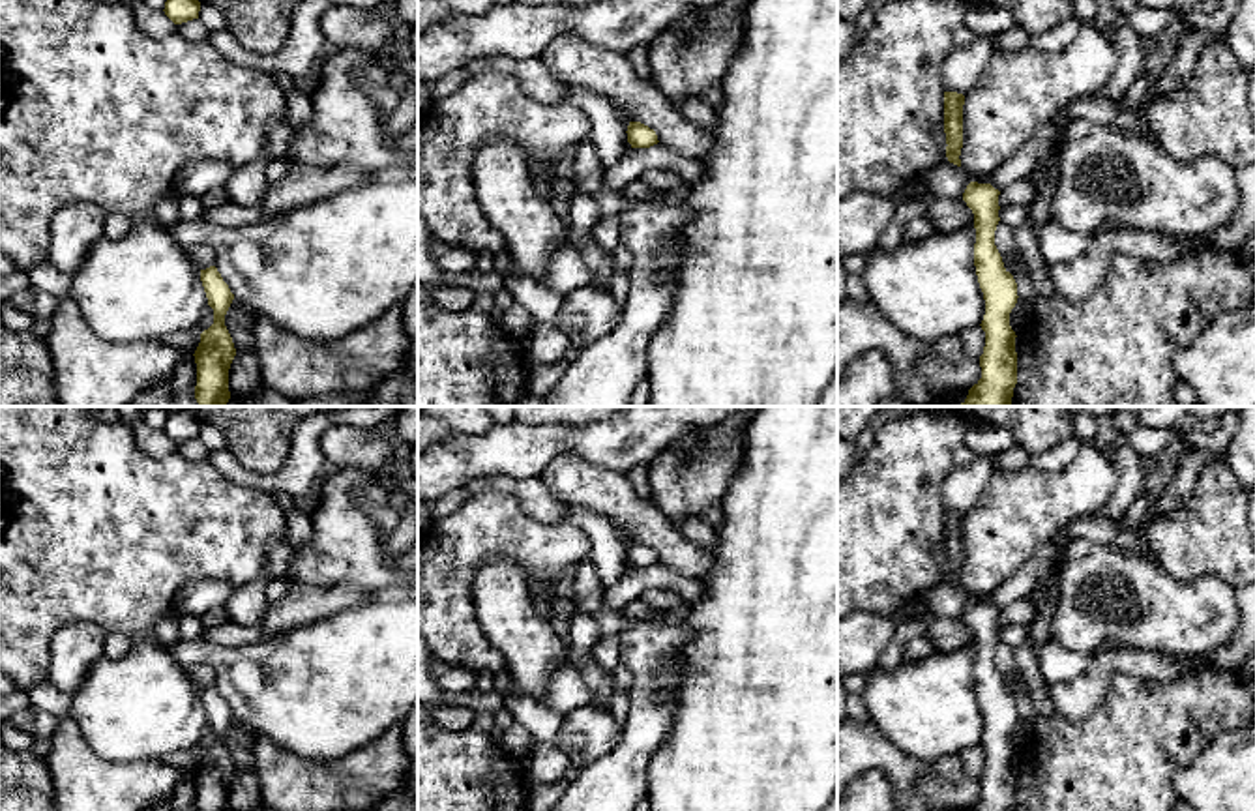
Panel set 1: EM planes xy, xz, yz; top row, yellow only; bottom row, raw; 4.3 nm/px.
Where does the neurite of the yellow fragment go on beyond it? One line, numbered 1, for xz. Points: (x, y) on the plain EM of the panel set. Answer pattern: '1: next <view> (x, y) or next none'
1: next none

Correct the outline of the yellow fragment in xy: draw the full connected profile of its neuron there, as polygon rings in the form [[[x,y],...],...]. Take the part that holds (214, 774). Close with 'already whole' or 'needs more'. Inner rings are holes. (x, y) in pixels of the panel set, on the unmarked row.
[[[215,686],[200,689],[200,700],[208,725],[214,729],[214,744],[200,753],[200,762],[193,774],[197,783],[195,811],[229,811],[229,789],[236,768],[225,745],[225,734],[234,714]]]; already whole

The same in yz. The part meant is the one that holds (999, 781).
[[[970,601],[963,620],[974,633],[976,663],[974,686],[985,719],[982,749],[985,766],[980,775],[982,798],[968,811],[1013,811],[1017,804],[1015,751],[1010,732],[1017,723],[1017,702],[1004,687],[995,665],[998,637],[998,614],[991,603]]]; already whole

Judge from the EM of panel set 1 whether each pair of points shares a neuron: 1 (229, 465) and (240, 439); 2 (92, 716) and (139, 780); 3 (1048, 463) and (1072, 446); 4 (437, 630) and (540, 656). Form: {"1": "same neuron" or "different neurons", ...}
{"1": "different neurons", "2": "different neurons", "3": "same neuron", "4": "different neurons"}

